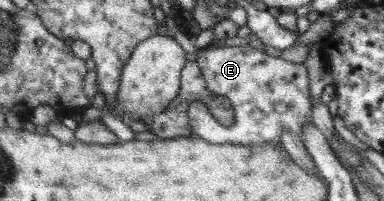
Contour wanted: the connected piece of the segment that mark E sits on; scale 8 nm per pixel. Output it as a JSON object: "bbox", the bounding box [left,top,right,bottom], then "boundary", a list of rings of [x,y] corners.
{"bbox":[187,45,311,153],"boundary":[[[250,45],[211,48],[211,50],[205,50],[204,48],[204,50],[197,52],[196,63],[201,70],[207,90],[217,94],[216,96],[225,96],[235,110],[235,121],[227,127],[219,124],[204,103],[201,101],[191,102],[189,108],[187,108],[189,127],[199,136],[199,139],[205,139],[210,143],[233,143],[245,146],[248,144],[275,143],[283,153],[288,153],[281,146],[281,133],[285,129],[289,129],[291,133],[295,133],[299,139],[303,140],[301,129],[311,119],[311,114],[309,114],[311,112],[310,83],[307,82],[308,71],[303,64],[292,63],[281,58],[277,53],[256,49]]]}

